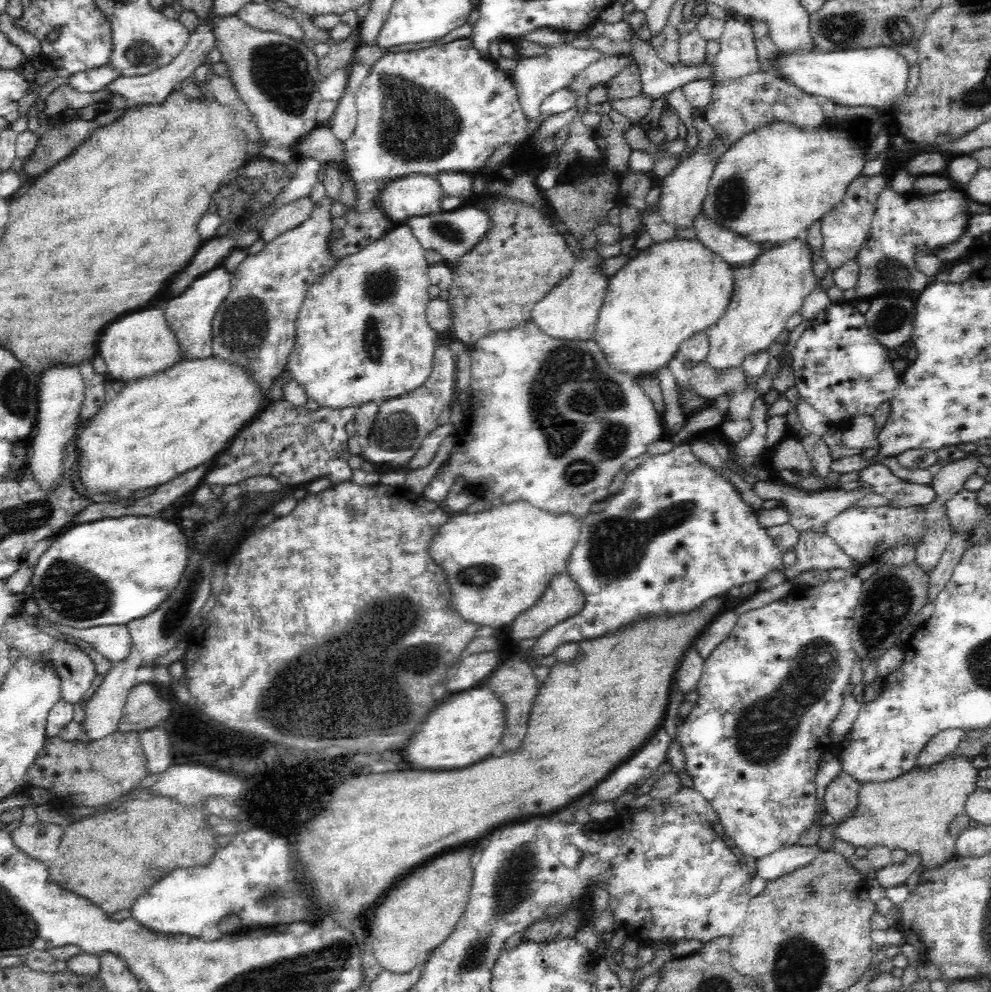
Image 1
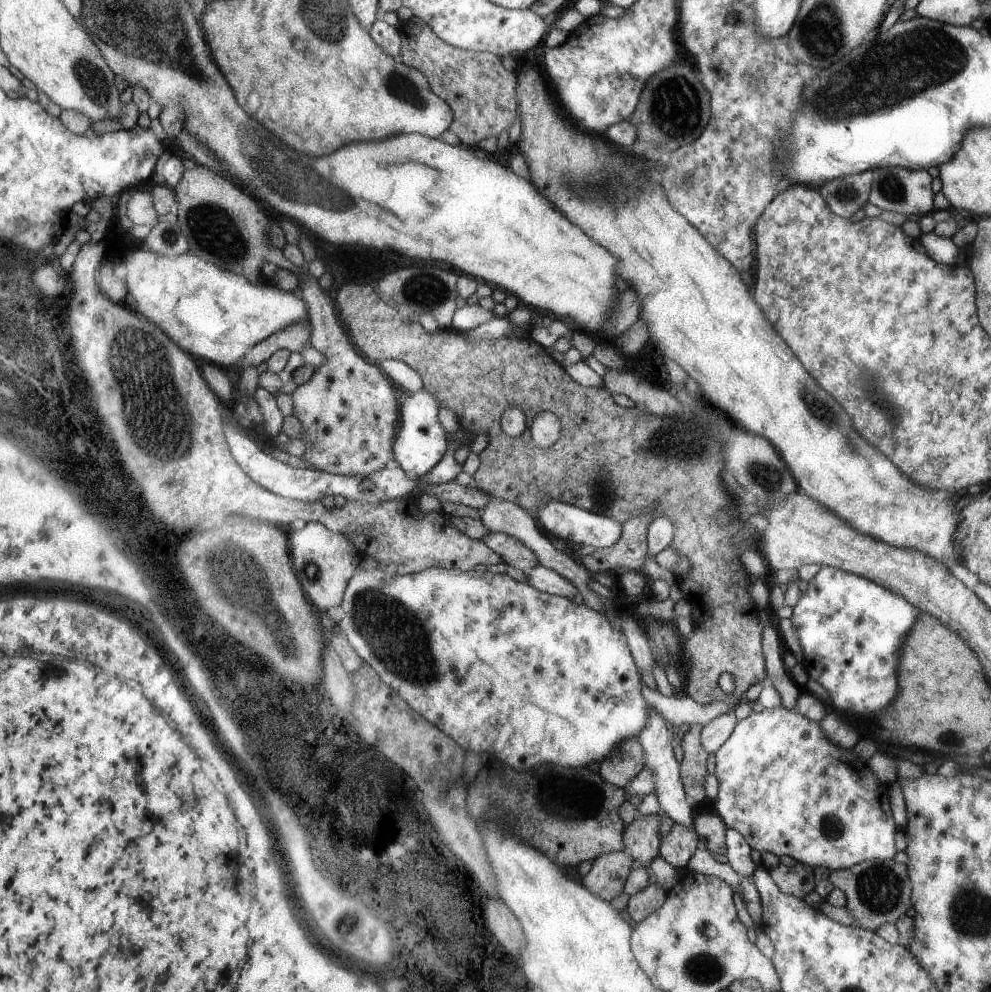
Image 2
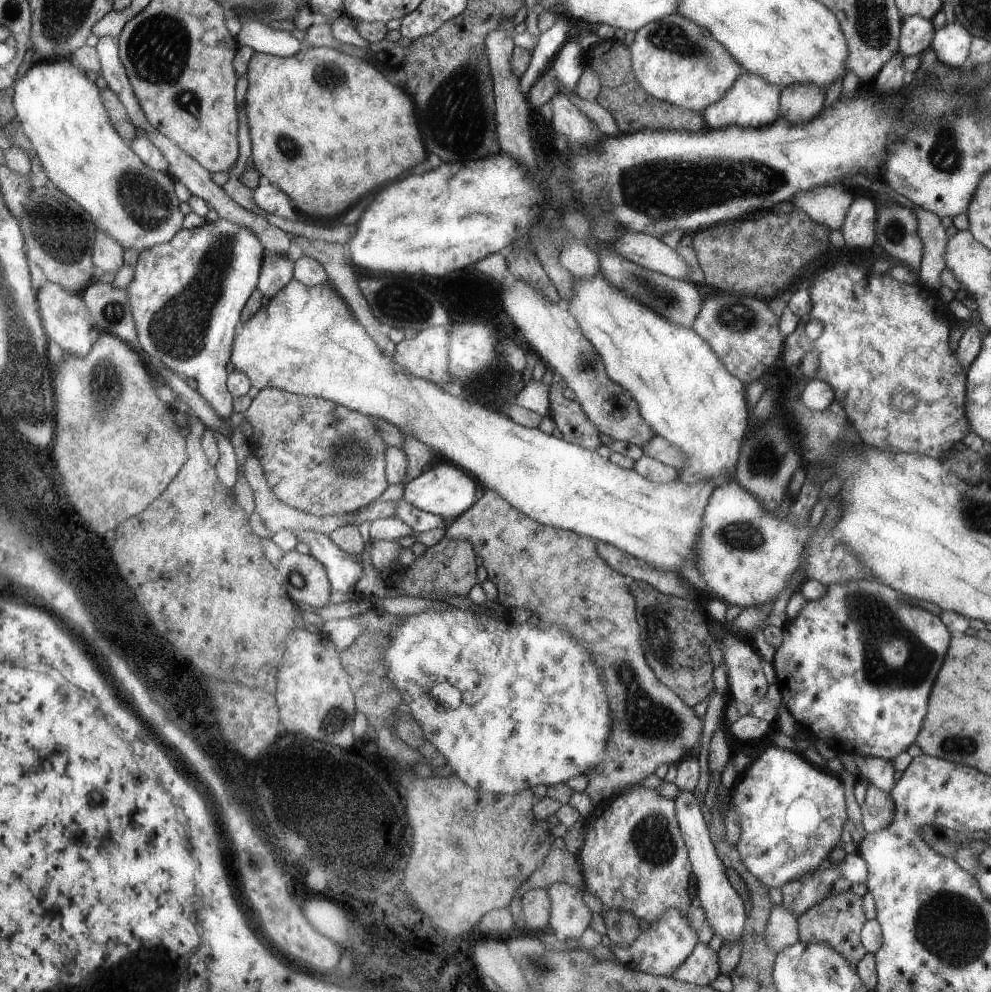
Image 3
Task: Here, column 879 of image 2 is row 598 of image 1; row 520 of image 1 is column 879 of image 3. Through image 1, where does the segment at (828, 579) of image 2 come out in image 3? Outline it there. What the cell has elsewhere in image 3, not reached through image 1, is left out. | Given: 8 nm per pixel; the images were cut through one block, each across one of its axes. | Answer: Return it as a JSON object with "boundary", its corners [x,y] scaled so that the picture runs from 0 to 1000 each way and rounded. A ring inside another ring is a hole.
{"boundary":[[[864,584],[832,591],[832,600],[829,603],[813,606],[810,614],[803,623],[794,625],[790,630],[790,646],[782,655],[780,671],[784,679],[783,690],[791,701],[791,708],[796,718],[802,723],[805,733],[817,741],[831,747],[846,758],[863,762],[886,763],[900,767],[908,758],[916,756],[918,750],[925,746],[928,734],[936,722],[938,704],[940,703],[940,688],[949,677],[951,665],[955,663],[955,653],[960,644],[958,632],[951,627],[947,620],[942,620],[927,611],[919,610],[912,603],[908,603],[906,596],[899,591],[890,589],[885,584]]]}

